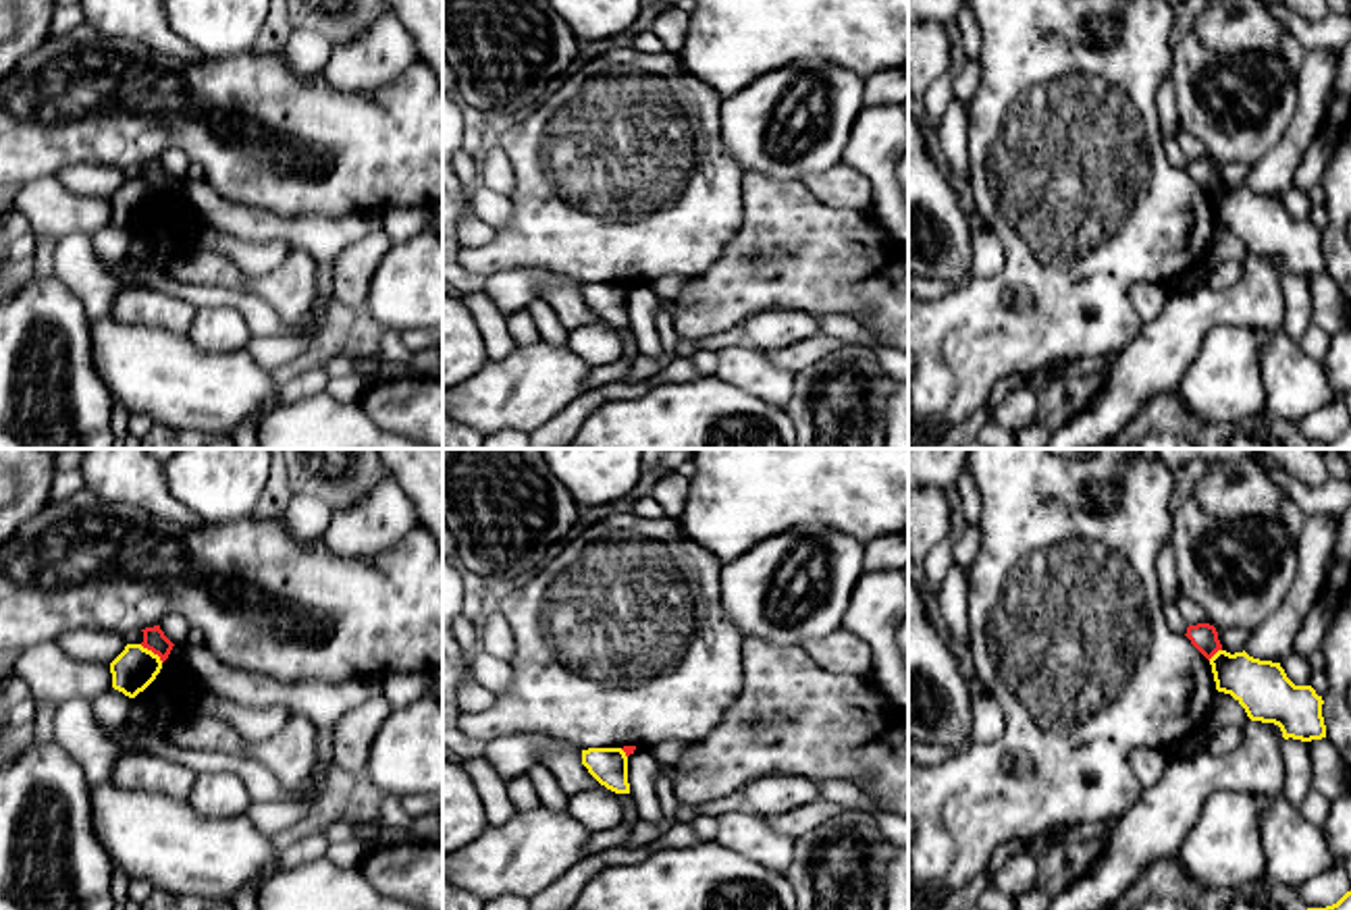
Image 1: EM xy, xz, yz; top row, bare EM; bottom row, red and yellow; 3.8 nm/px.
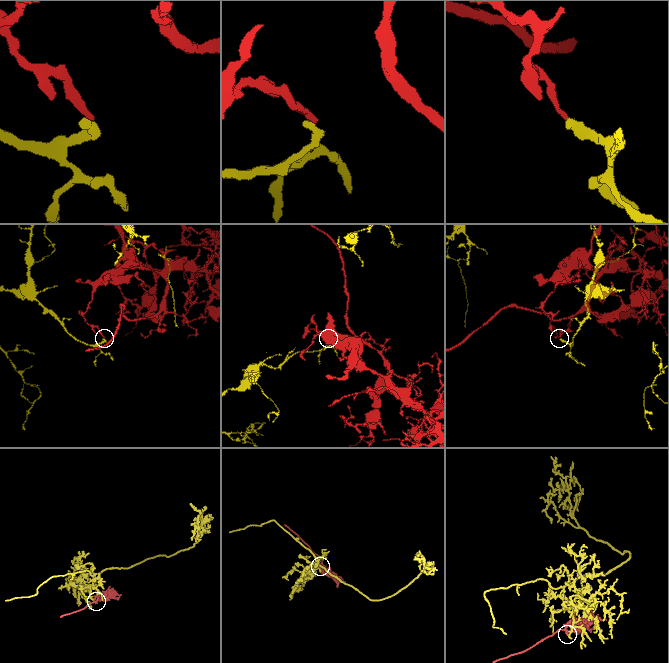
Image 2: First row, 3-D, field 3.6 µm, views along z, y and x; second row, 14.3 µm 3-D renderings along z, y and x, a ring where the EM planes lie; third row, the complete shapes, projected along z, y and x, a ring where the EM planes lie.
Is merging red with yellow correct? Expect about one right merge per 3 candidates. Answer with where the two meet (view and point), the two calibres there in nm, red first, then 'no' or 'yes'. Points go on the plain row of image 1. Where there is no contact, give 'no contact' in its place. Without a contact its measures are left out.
meets red in xy at (152, 185); 90 nm thick on the red side, 170 nm on the other; no

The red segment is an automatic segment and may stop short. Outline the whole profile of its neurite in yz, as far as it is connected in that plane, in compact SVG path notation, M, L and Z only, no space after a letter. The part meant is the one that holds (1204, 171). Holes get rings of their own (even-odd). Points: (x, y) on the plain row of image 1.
M1197 158L1189 160L1185 168L1191 179L1210 195L1218 185L1222 185L1222 179L1218 175L1218 166L1210 158Z

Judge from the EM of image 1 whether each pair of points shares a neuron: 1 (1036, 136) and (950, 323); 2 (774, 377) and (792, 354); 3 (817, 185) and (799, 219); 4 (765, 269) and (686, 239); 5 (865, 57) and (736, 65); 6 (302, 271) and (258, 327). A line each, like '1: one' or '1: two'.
1: one
2: two
3: two
4: two
5: one
6: two

